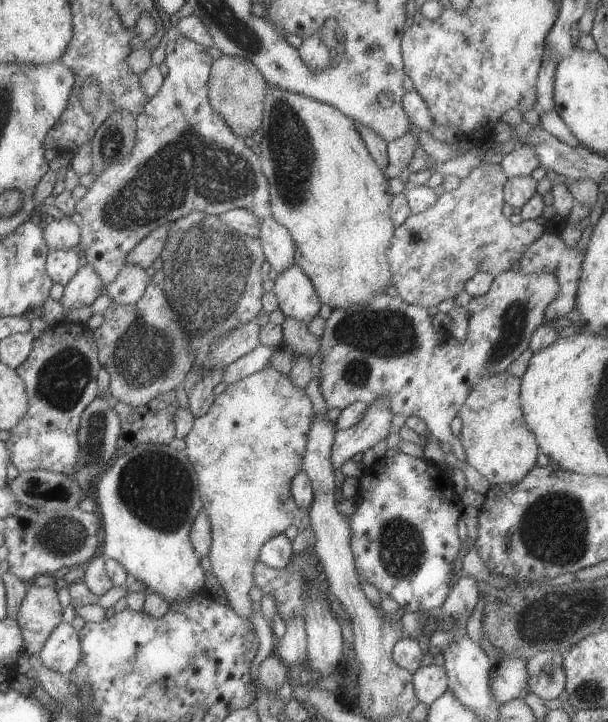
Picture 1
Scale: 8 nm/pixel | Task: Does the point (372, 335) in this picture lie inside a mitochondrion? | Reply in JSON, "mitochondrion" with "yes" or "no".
{"mitochondrion":"yes"}

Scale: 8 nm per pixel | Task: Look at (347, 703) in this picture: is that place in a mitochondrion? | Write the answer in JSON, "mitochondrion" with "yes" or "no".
{"mitochondrion":"no"}

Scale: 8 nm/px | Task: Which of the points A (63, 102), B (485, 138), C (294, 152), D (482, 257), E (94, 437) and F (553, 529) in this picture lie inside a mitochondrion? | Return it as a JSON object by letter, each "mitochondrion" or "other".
{"A":"other","B":"other","C":"mitochondrion","D":"other","E":"mitochondrion","F":"mitochondrion"}

